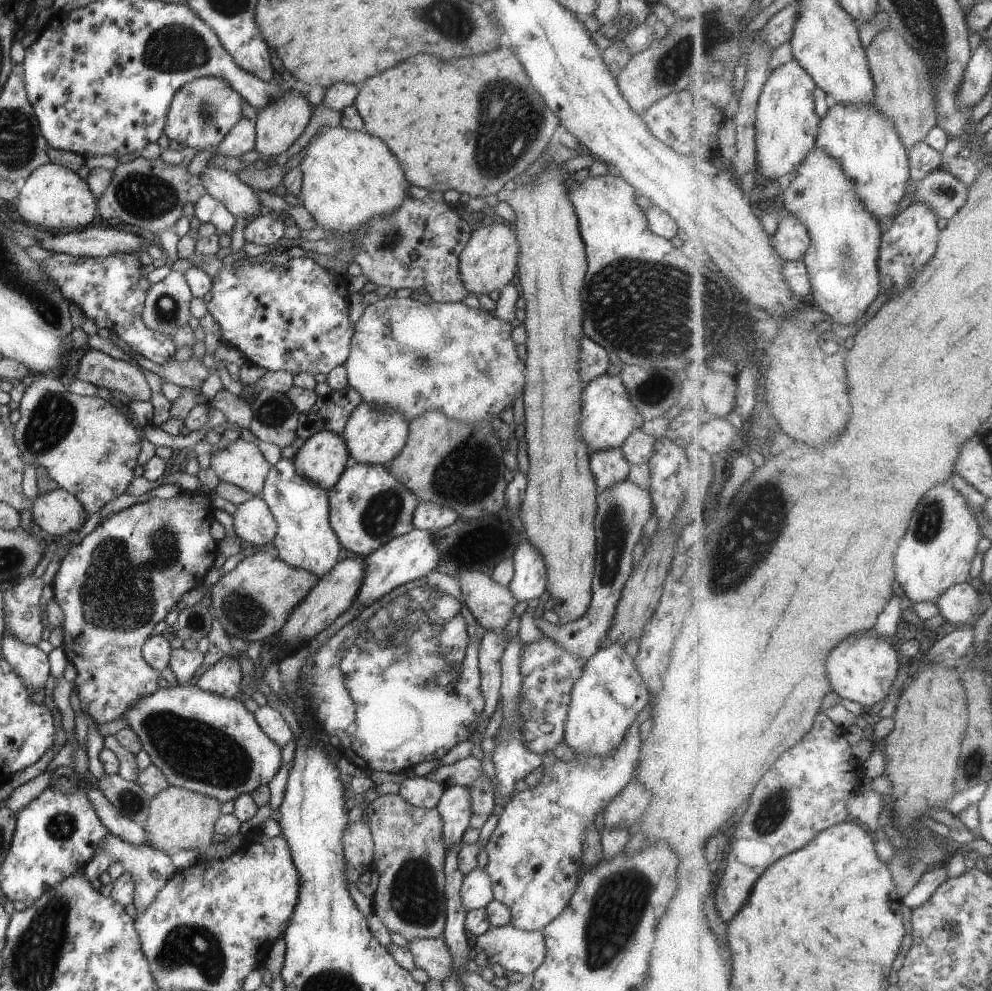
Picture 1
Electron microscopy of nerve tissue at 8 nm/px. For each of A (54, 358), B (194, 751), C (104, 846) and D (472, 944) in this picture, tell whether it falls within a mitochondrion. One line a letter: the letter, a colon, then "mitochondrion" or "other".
A: other
B: mitochondrion
C: other
D: other

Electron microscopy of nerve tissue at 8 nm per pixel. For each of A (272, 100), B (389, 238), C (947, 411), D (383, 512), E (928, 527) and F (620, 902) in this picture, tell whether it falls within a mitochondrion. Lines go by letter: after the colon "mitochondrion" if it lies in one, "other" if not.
A: other
B: mitochondrion
C: other
D: mitochondrion
E: mitochondrion
F: mitochondrion

